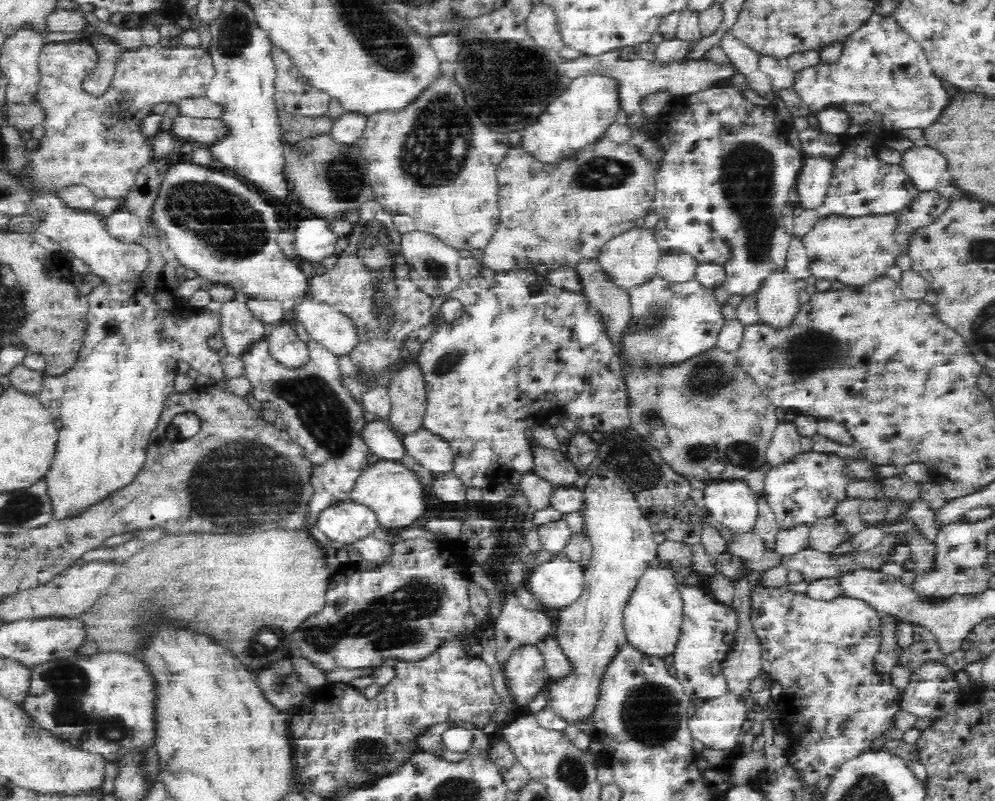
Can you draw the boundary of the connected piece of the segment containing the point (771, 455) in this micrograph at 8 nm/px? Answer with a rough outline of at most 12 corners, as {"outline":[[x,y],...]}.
{"outline":[[780,421],[765,452],[776,467],[802,453],[793,422]]}

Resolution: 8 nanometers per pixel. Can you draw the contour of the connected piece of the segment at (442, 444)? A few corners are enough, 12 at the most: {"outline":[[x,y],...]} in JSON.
{"outline":[[422,428],[402,435],[409,454],[434,476],[454,468],[448,441]]}

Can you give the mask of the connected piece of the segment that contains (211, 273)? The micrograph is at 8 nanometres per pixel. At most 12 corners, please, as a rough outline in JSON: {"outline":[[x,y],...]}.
{"outline":[[198,164],[163,172],[180,264],[262,301],[311,296],[274,207]]}

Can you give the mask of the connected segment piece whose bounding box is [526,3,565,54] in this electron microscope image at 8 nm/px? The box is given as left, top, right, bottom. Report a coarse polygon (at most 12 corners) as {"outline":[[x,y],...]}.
{"outline":[[536,5],[527,33],[540,48],[558,54],[565,44],[552,11]]}

